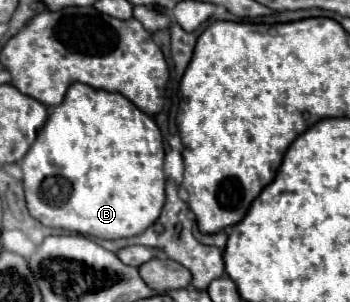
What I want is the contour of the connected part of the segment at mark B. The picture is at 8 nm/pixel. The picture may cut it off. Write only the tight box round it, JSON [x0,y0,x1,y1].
[19,83,165,239]

